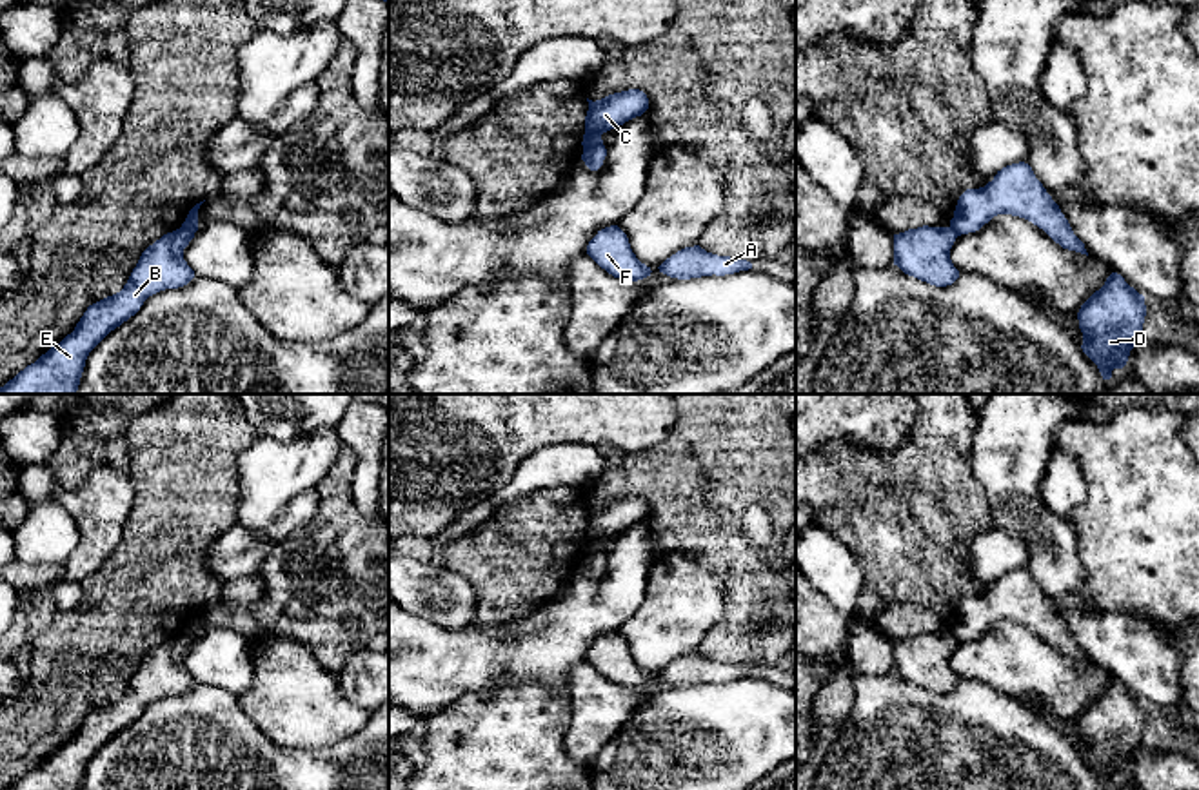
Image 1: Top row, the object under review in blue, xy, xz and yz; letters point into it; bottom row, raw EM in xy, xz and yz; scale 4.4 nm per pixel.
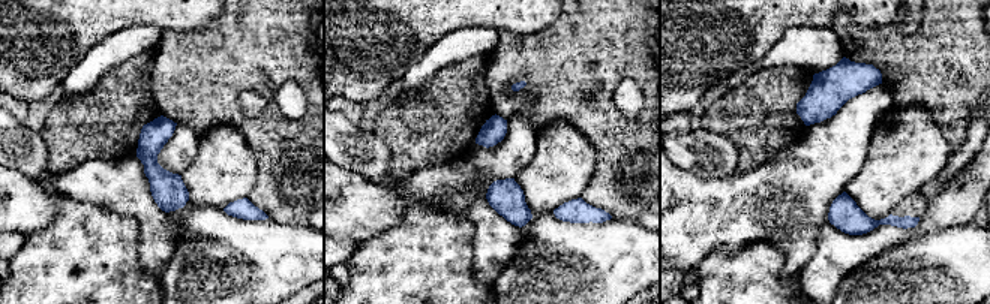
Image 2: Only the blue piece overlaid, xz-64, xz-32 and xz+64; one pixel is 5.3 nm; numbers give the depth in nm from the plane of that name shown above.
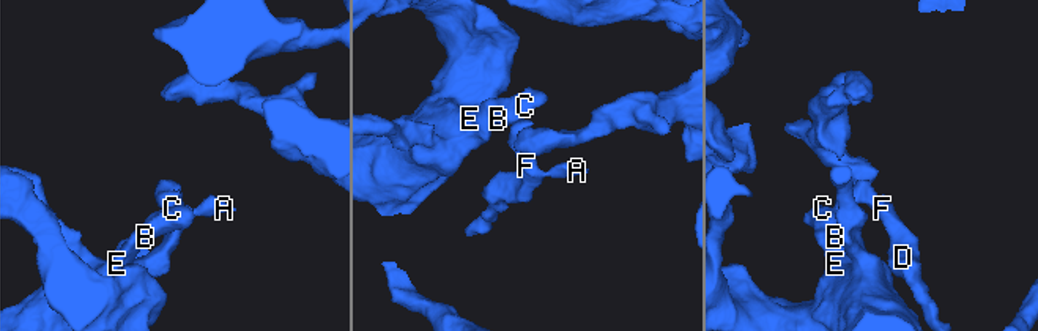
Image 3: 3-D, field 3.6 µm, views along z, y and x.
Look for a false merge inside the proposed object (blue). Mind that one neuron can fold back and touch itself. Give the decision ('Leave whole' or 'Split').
Split

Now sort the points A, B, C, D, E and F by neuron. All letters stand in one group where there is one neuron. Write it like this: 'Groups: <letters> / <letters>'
Groups: A D F / B C E

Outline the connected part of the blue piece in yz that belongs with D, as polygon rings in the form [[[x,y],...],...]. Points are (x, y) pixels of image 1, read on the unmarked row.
[[[1117,679],[1081,712],[1081,755],[1097,772],[1103,786],[1110,786],[1114,775],[1126,772],[1130,757],[1144,743],[1144,723],[1144,703]]]

